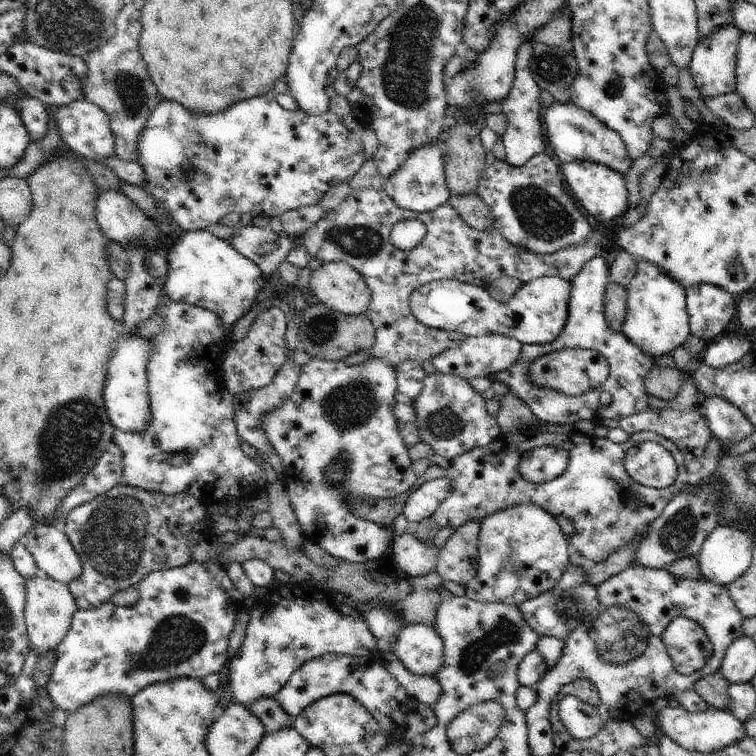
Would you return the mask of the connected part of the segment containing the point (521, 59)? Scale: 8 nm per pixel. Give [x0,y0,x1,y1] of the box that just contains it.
[500,42,549,167]

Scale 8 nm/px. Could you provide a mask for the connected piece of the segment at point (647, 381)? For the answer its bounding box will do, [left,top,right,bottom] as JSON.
[643,364,683,400]

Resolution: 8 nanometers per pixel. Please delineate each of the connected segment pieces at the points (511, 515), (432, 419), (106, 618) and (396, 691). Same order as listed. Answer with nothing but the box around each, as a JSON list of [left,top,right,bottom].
[[464,503,570,606],[412,374,502,461],[46,558,244,714],[273,653,415,736]]

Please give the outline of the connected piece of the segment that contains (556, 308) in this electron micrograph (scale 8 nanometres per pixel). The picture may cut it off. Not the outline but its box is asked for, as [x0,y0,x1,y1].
[410,276,572,345]

